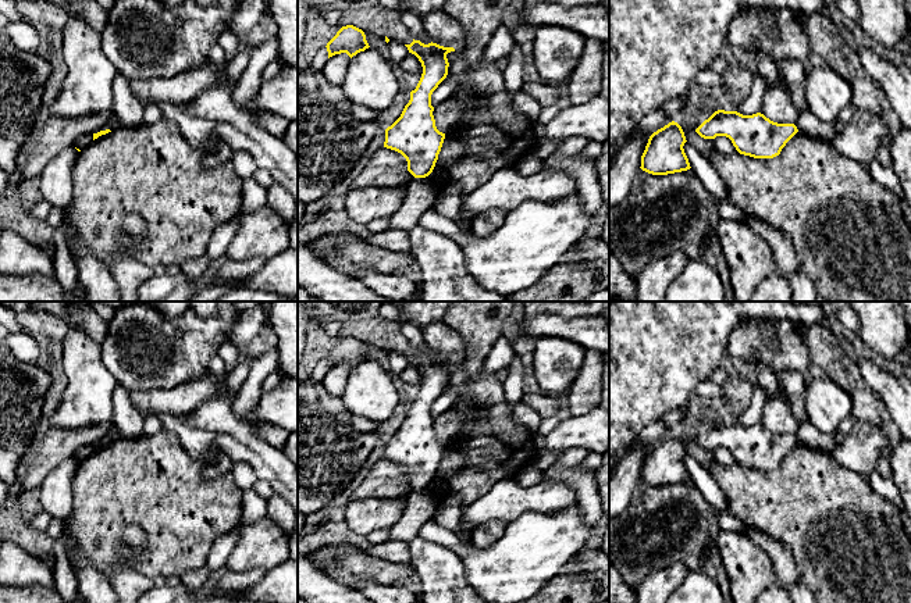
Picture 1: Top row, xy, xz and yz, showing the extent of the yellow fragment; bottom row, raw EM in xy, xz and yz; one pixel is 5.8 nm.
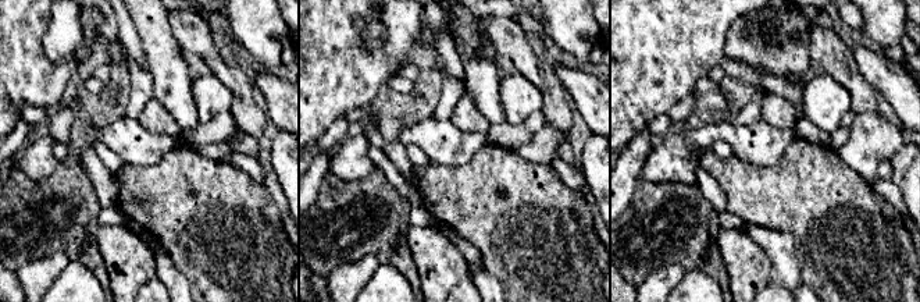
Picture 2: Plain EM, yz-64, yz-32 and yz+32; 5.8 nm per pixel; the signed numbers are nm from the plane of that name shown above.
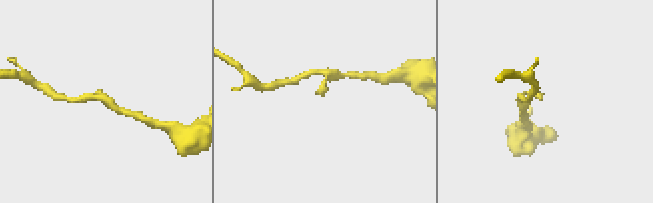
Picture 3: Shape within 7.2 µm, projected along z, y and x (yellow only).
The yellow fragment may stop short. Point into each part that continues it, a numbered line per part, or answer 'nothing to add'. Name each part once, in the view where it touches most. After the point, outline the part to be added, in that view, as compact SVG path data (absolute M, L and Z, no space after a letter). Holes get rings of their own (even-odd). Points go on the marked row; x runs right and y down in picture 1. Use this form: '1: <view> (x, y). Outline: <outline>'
nothing to add

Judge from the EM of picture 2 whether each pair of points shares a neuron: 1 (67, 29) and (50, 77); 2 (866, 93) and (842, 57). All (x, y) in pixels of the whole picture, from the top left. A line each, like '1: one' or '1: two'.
1: two
2: one

